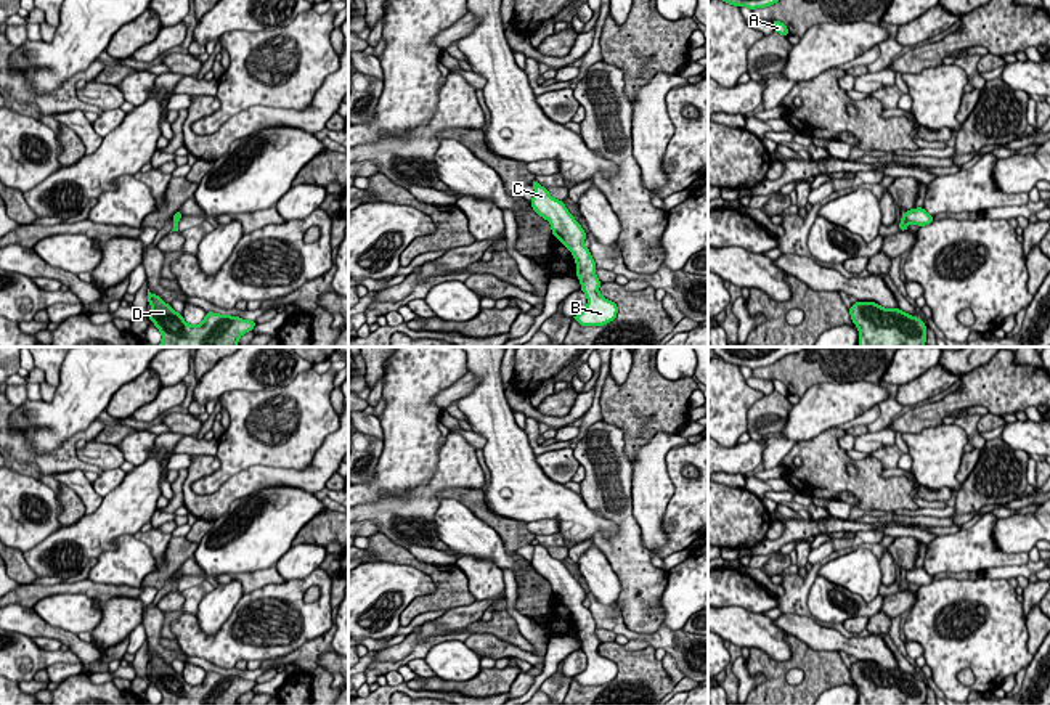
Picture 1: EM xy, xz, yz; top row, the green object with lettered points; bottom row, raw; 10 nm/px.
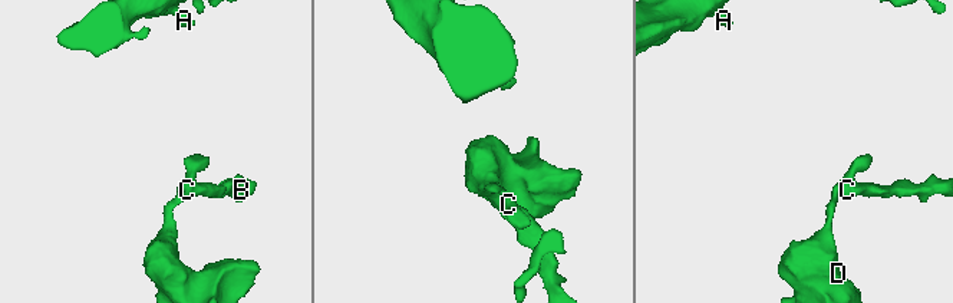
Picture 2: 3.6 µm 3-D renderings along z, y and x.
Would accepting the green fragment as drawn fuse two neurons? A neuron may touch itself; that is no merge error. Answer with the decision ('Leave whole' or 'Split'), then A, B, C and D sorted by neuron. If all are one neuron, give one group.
Split. Groups: A B C / D

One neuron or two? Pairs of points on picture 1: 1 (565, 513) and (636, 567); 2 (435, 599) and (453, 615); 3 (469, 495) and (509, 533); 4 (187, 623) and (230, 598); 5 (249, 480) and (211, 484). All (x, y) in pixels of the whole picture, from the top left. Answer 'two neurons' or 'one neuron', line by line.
1: two neurons
2: two neurons
3: one neuron
4: two neurons
5: two neurons

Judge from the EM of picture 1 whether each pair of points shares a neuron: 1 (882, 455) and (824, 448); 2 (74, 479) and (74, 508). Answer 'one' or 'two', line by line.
1: two
2: two

